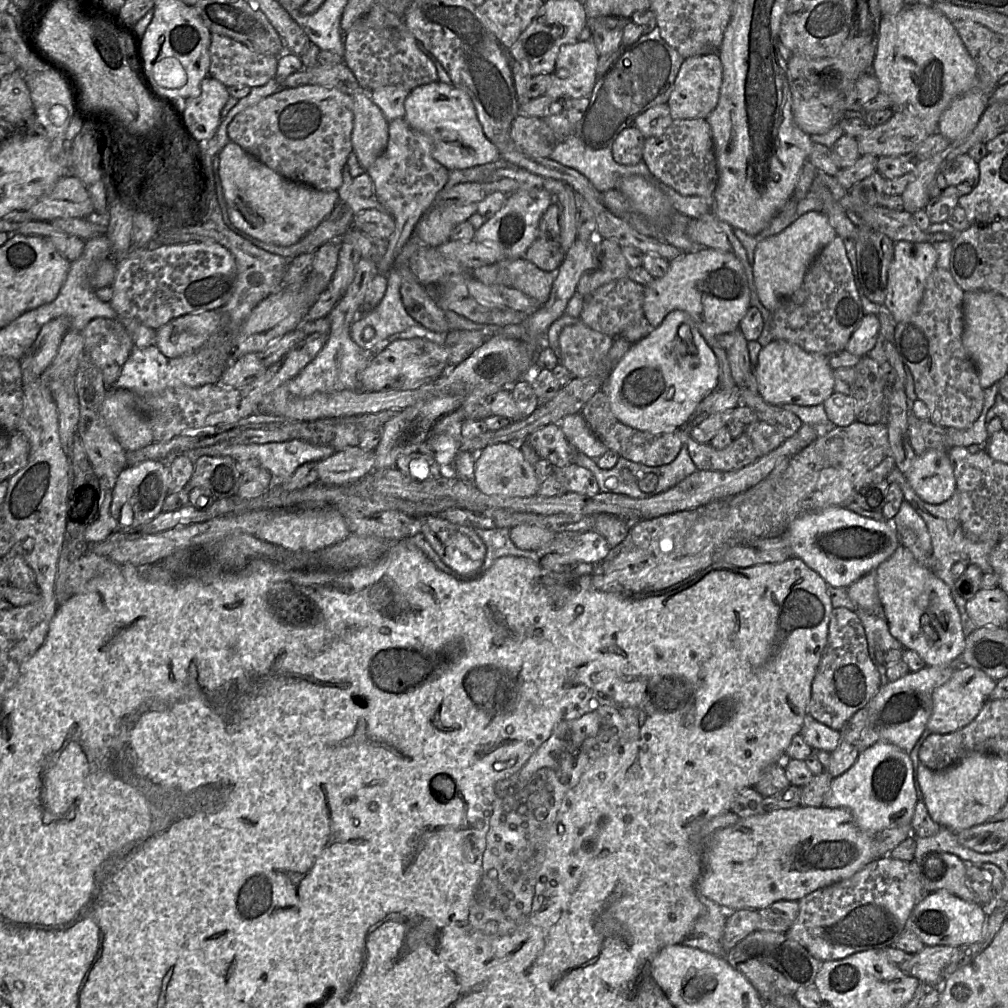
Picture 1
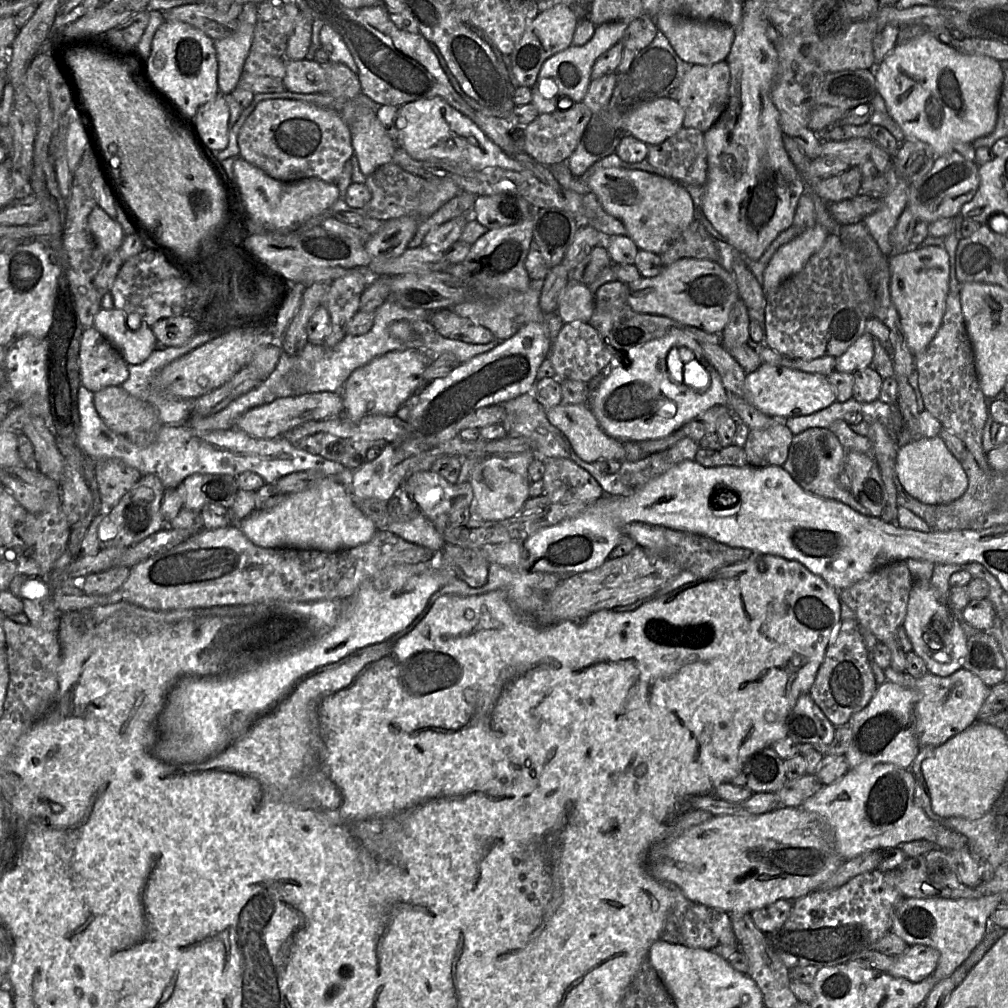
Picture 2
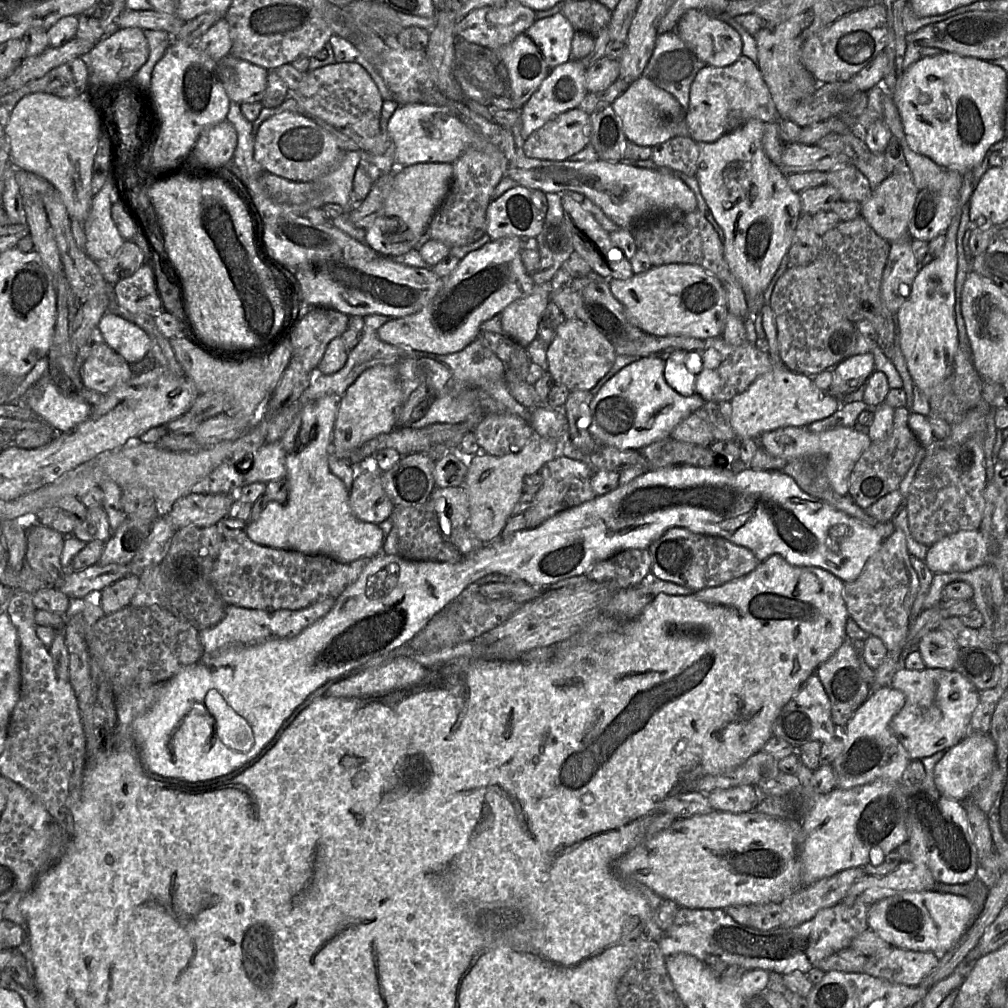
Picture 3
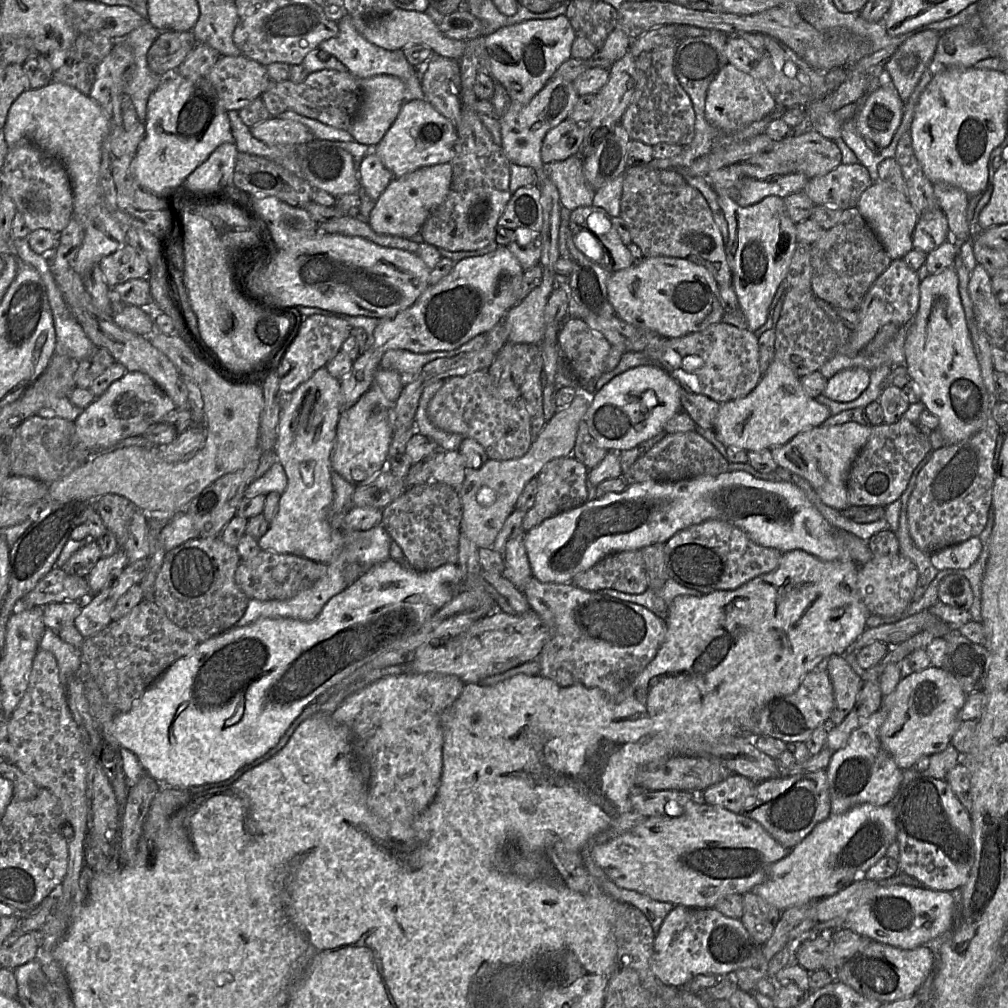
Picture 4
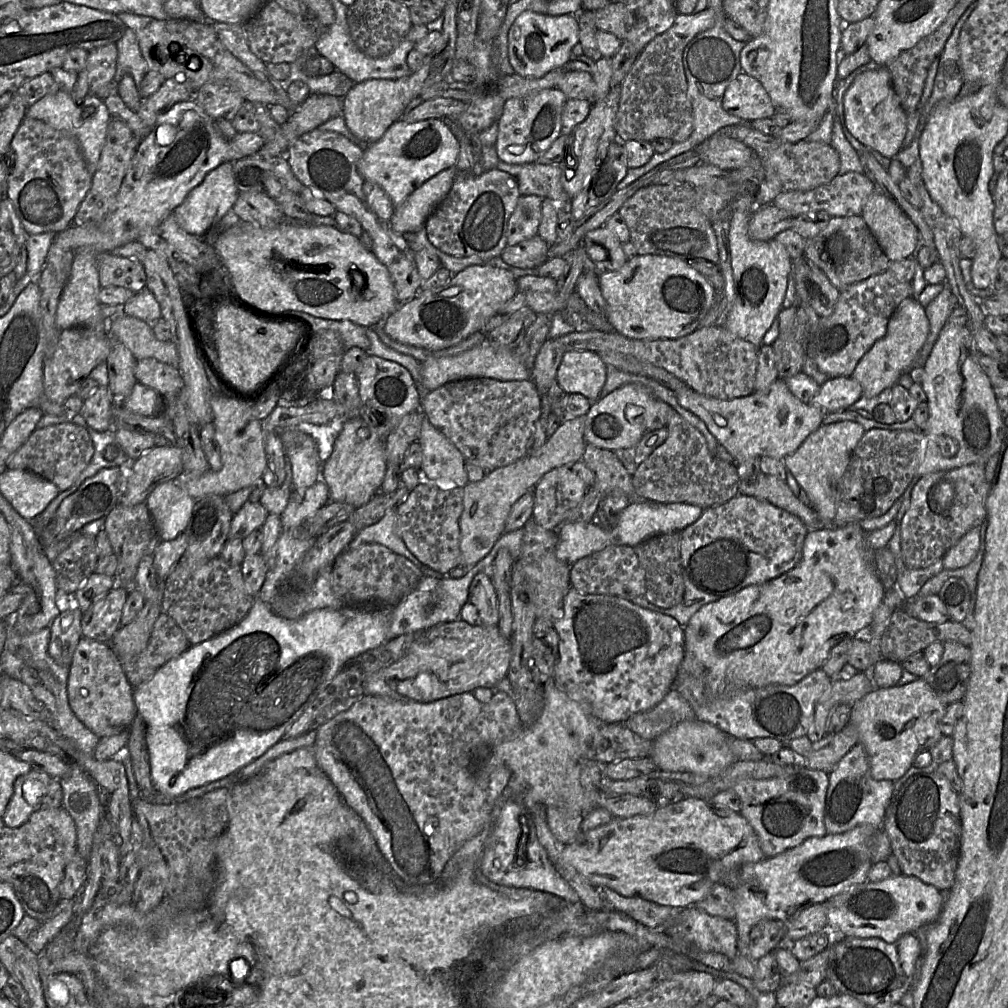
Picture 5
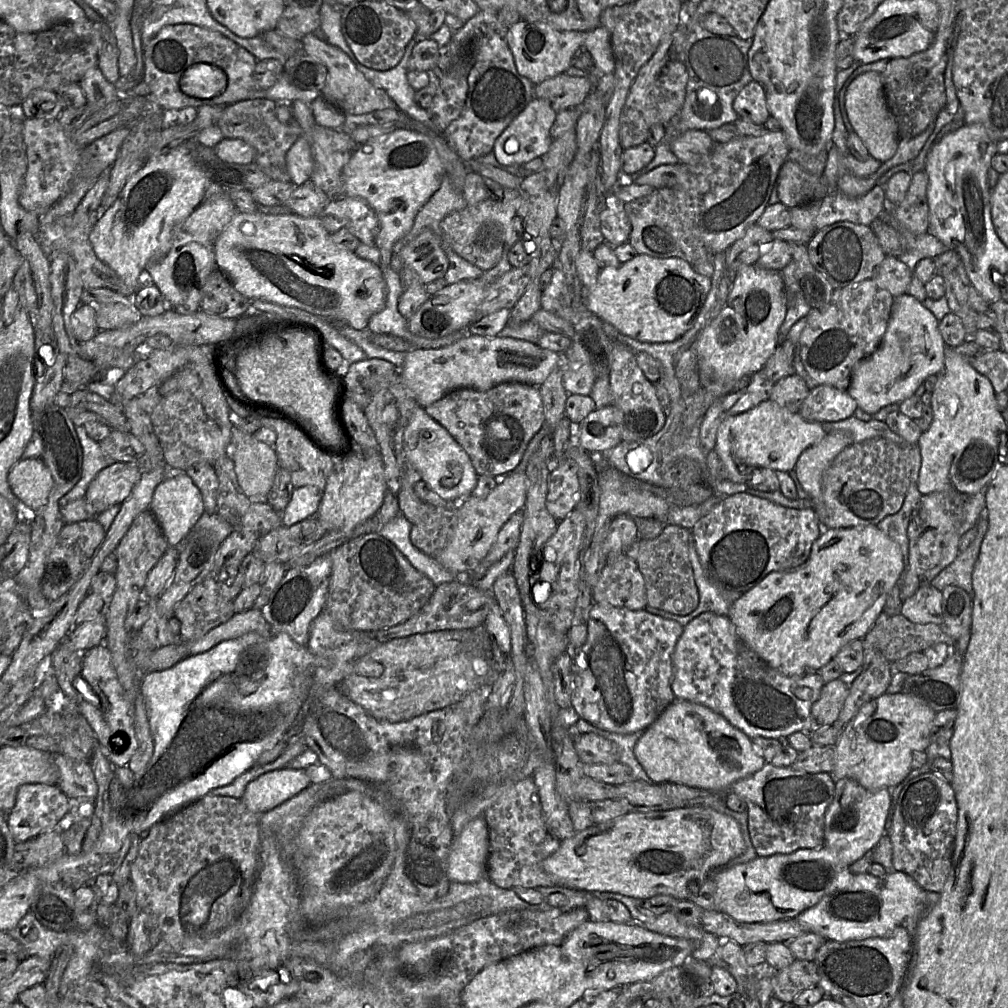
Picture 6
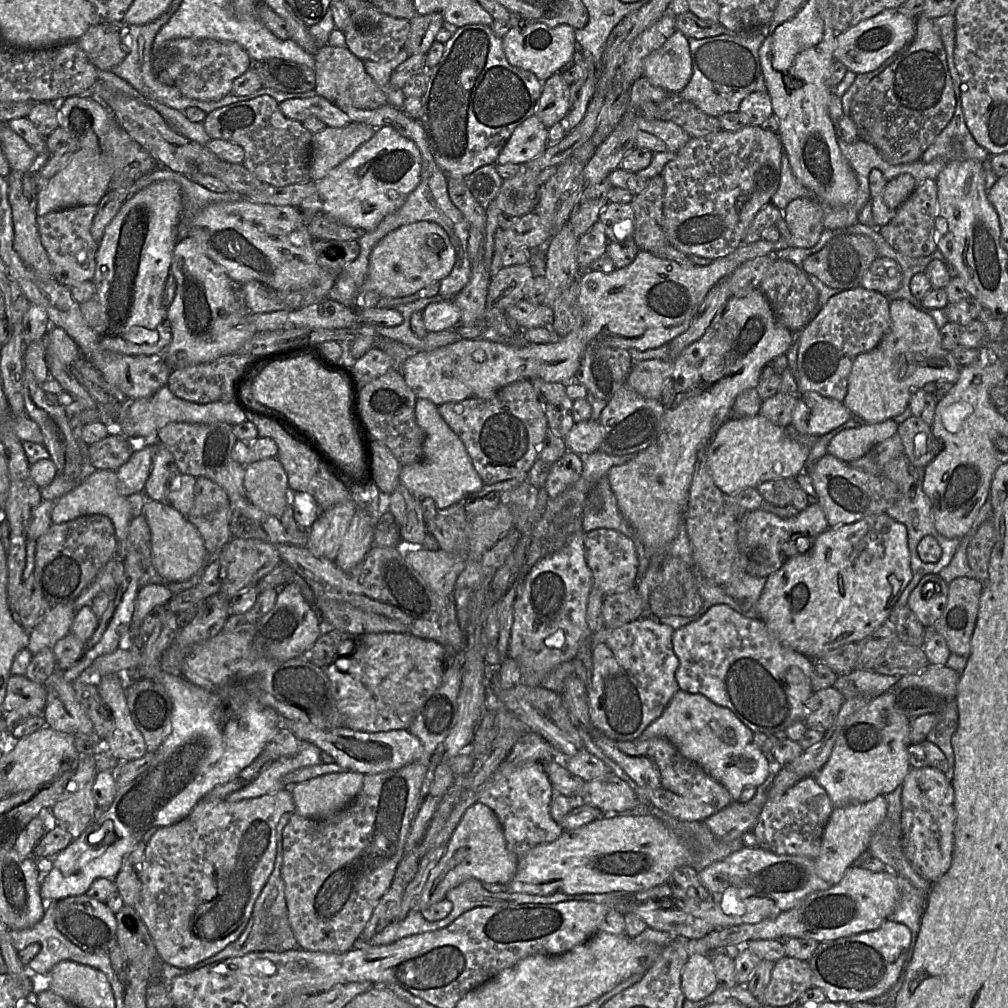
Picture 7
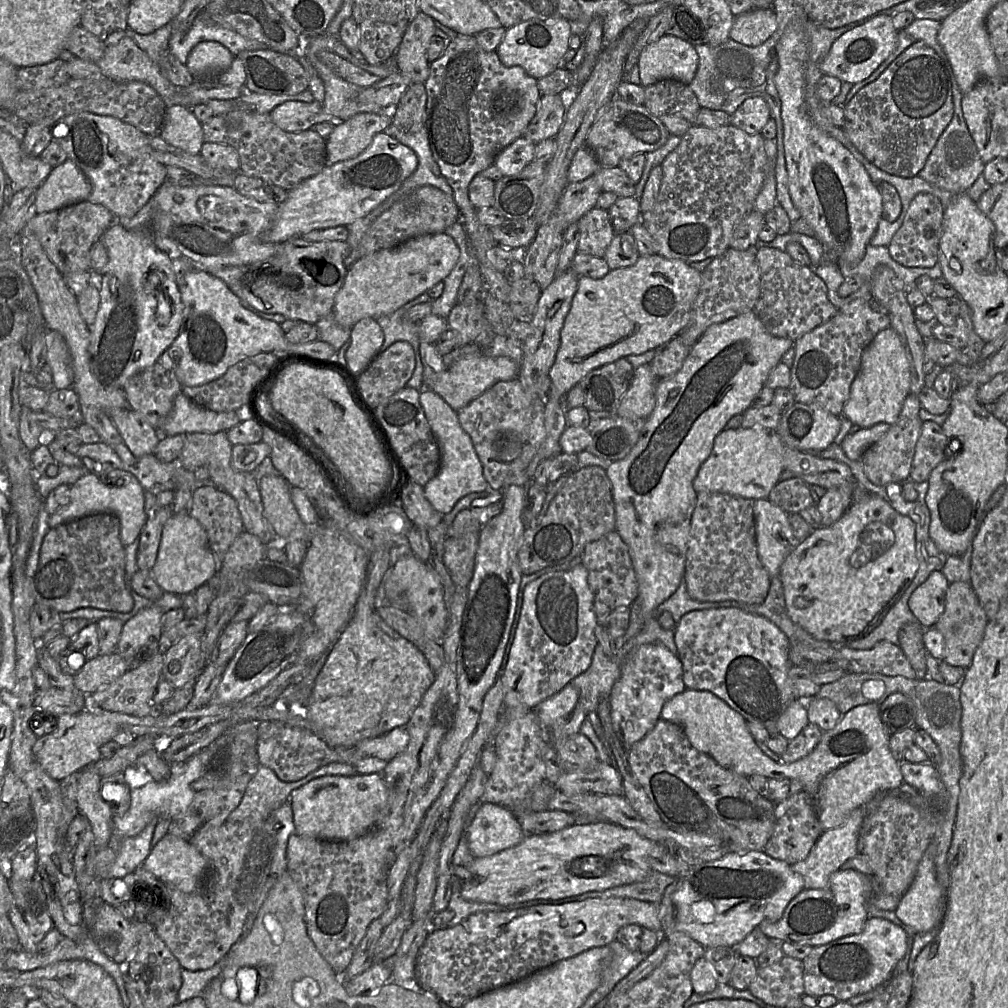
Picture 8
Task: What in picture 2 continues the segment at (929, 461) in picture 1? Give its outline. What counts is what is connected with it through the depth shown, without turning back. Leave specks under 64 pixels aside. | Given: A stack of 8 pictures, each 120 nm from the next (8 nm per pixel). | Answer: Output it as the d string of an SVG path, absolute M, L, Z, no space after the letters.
M940 436L922 438L900 446L896 471L904 489L920 502L929 505L949 504L961 497L967 489L968 478Z

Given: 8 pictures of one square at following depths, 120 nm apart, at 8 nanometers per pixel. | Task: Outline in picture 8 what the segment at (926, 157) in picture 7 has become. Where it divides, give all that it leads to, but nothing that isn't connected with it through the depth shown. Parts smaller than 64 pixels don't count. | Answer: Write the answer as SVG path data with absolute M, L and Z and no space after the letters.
M953 79L954 113L952 120L938 138L925 165L918 173L918 176L929 184L953 194L966 192L978 176L982 174L986 165L979 156L977 147L965 122L962 111L962 97L961 90L956 80Z

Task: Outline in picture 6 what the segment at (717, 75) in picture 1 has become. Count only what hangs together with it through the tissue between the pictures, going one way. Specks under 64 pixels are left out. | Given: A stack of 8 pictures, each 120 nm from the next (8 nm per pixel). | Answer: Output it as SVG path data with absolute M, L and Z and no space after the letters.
M751 81L739 92L733 109L740 118L749 118L759 125L765 125L770 117L765 91L756 81Z

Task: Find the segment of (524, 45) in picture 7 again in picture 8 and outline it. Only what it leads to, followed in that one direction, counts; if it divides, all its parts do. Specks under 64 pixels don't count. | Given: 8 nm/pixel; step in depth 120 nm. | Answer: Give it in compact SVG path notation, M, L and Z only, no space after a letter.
M530 19L507 28L496 52L504 66L520 66L529 76L538 80L558 67L570 48L571 34L570 22L566 19Z

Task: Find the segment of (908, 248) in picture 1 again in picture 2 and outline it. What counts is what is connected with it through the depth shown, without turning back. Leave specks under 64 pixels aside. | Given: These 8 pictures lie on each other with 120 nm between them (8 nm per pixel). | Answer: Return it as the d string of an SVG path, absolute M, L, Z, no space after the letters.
M920 246L890 255L890 293L912 355L926 349L939 330L949 293L949 256L940 246Z

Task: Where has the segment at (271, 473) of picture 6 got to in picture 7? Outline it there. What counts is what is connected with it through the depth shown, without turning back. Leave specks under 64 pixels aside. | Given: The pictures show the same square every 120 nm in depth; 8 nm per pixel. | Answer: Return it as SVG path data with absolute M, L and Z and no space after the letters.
M276 457L246 465L244 487L250 502L268 515L280 518L286 507L289 504L292 505L292 493L288 485L287 475Z

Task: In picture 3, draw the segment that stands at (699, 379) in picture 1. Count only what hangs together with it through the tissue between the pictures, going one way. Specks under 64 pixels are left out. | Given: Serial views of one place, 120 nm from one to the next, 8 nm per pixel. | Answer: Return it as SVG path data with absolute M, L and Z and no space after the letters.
M650 355L641 357L639 360L634 361L622 369L620 369L613 377L611 377L600 389L599 391L593 396L590 402L590 415L591 415L591 424L588 428L591 436L595 441L597 441L601 446L609 446L618 449L636 449L639 450L653 442L661 440L665 437L671 435L673 429L687 416L691 413L699 410L705 403L703 394L707 395L707 392L704 393L704 390L700 389L702 393L693 393L691 394L690 391L687 392L678 391L674 387L672 387L664 377L664 369L665 369L665 357L662 355Z

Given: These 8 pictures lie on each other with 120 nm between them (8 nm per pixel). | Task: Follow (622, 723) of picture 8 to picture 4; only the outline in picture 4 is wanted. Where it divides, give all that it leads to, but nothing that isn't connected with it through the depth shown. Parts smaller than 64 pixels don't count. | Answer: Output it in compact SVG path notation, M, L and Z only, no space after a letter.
M532 578L521 592L531 609L552 632L539 655L540 675L562 687L582 685L586 688L598 688L609 697L617 697L654 659L666 635L665 620L645 607L599 591L587 591L573 583L543 583Z

